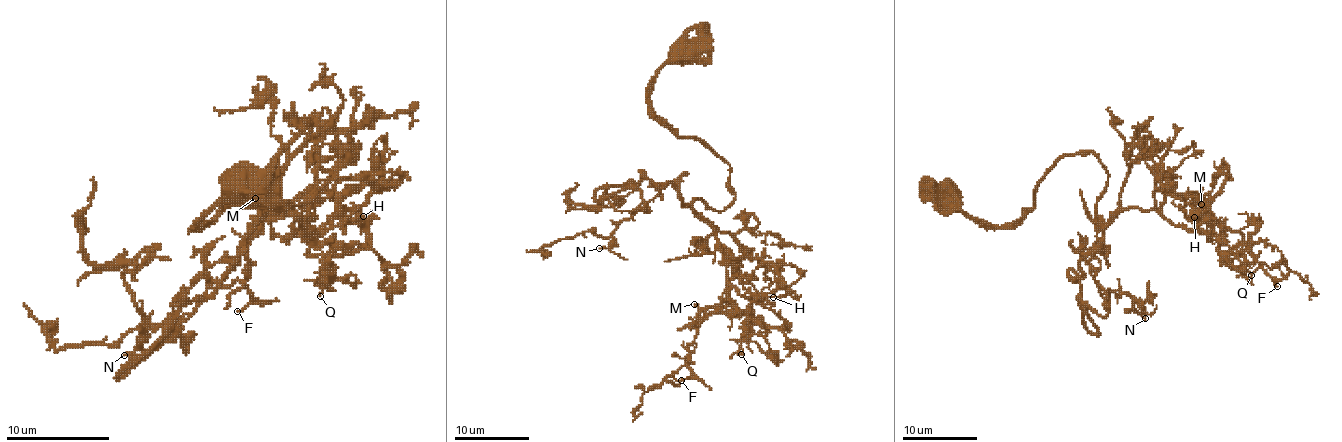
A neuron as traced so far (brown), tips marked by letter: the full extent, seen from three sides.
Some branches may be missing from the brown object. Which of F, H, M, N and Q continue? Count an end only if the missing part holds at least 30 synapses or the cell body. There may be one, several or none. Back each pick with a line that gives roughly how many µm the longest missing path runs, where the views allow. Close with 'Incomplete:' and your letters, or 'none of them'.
H: 20 µm
M: 15 µm
Incomplete: H, M

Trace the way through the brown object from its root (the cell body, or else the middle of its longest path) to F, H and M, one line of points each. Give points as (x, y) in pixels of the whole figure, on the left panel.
F: (240, 187), (312, 128), (250, 229), (286, 203), (304, 231), (260, 226), (237, 311)
H: (240, 187), (309, 126), (250, 229), (284, 203), (302, 205), (299, 223), (320, 236), (363, 216)
M: (240, 187), (194, 226), (209, 223), (309, 126), (250, 229), (286, 203), (304, 208), (304, 231), (255, 198)

